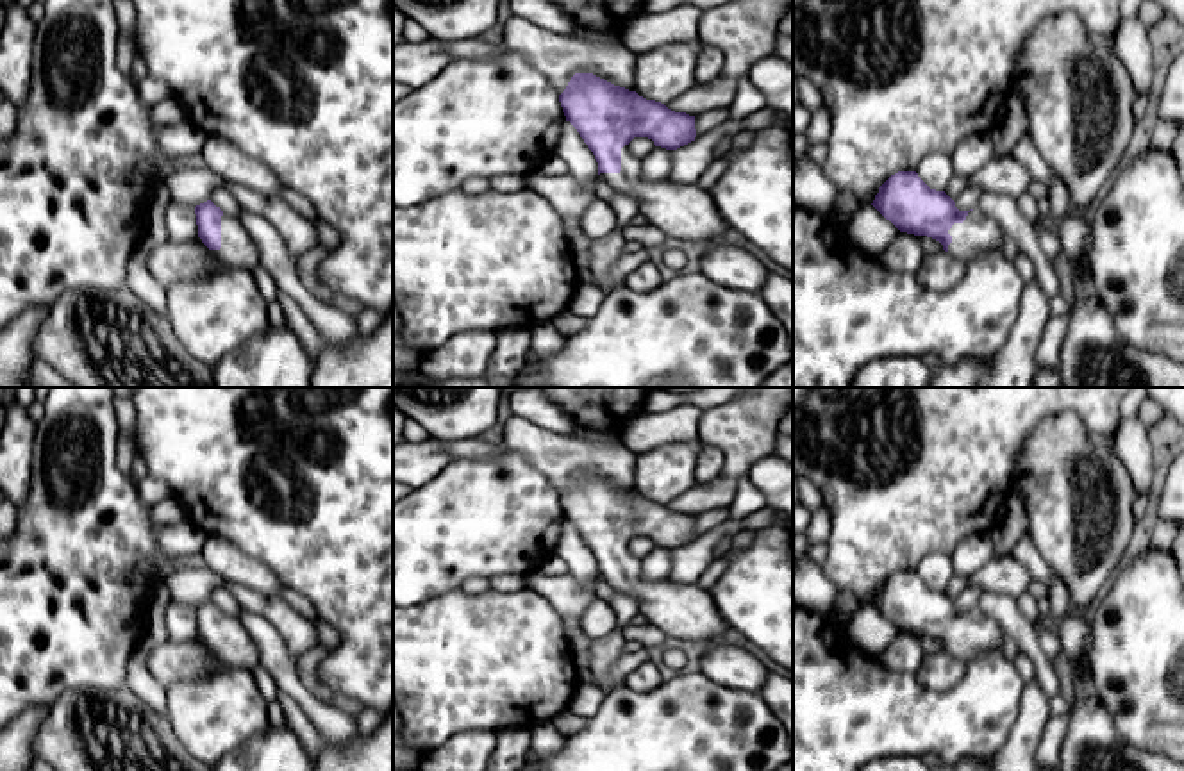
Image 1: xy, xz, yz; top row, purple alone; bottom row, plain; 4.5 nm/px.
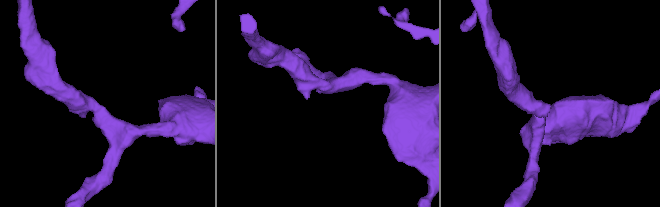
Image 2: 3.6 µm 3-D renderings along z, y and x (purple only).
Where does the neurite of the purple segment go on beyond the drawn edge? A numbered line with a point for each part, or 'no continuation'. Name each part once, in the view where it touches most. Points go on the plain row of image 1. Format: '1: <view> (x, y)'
1: yz (977, 632)

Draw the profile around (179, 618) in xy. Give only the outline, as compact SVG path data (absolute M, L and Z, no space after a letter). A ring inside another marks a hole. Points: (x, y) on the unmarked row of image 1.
M171 600L164 609L164 626L171 642L188 642L198 637L195 607Z

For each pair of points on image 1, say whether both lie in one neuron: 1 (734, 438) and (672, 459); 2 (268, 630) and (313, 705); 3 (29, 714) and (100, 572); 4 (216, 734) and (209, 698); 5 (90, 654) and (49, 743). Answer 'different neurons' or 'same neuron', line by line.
1: different neurons
2: same neuron
3: different neurons
4: same neuron
5: different neurons

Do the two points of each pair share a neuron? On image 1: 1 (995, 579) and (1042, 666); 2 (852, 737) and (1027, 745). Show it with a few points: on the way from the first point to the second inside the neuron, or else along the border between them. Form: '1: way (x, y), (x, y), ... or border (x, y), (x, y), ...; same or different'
1: border (984, 591), (1002, 591), (1015, 598); different
2: border (1020, 704), (1018, 716), (1006, 741), (995, 752); different

